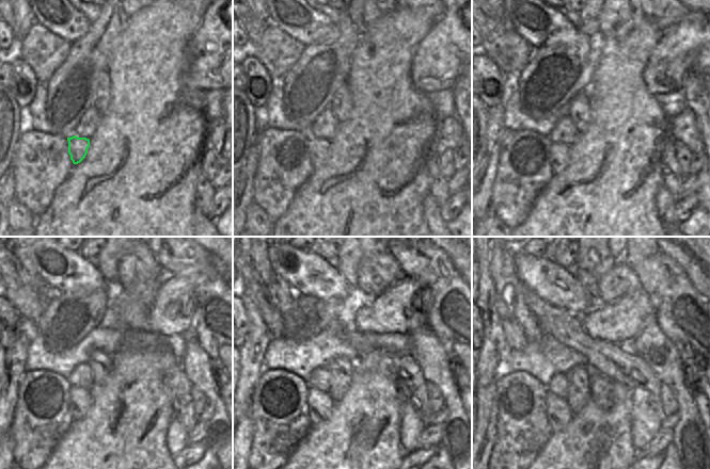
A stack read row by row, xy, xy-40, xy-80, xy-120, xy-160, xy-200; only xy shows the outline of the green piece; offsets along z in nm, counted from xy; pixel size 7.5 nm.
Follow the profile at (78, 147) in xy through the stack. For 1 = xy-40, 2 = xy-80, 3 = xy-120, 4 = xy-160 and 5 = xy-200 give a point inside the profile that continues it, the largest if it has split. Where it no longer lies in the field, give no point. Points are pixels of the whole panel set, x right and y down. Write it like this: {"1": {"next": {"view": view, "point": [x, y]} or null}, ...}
{"1": {"next": {"view": "xy-40", "point": [318, 147]}}, "2": {"next": {"view": "xy-80", "point": [558, 152]}}, "3": {"next": {"view": "xy-120", "point": [80, 398]}}, "4": {"next": {"view": "xy-160", "point": [319, 404]}}, "5": {"next": {"view": "xy-200", "point": [558, 413]}}}

